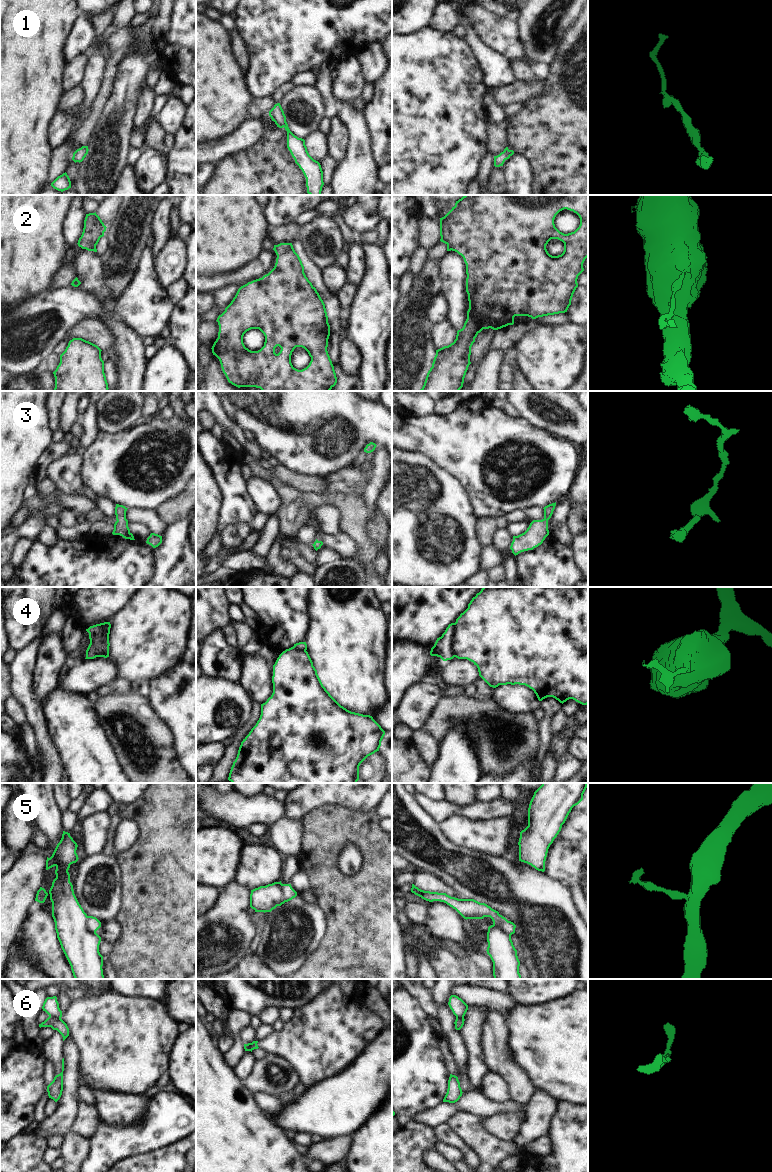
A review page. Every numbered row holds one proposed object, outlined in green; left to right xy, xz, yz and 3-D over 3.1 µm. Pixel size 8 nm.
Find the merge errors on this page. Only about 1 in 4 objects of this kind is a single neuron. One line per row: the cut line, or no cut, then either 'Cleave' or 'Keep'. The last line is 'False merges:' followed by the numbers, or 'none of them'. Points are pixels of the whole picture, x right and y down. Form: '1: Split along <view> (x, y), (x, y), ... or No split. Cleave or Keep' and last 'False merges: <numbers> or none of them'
1: No split. Keep
2: Split along xy (95, 246), (92, 250). Cleave
3: No split. Keep
4: Split along yz (454, 623), (452, 637), (453, 656). Cleave
5: Split along xz (281, 883), (282, 899), (276, 905). Cleave
6: Split along xy (49, 1015), (60, 1019). Cleave
False merges: 2, 4, 5, 6.

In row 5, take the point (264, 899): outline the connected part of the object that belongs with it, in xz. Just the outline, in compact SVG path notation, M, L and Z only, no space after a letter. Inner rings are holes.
M281 881L251 890L250 907L255 912L271 912L282 900Z

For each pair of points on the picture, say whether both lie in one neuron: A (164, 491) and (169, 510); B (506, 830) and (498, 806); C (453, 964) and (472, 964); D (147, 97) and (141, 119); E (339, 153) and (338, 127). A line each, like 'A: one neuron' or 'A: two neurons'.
A: two neurons
B: two neurons
C: two neurons
D: one neuron
E: one neuron

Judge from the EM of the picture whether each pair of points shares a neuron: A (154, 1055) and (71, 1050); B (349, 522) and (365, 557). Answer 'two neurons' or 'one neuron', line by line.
A: two neurons
B: one neuron

